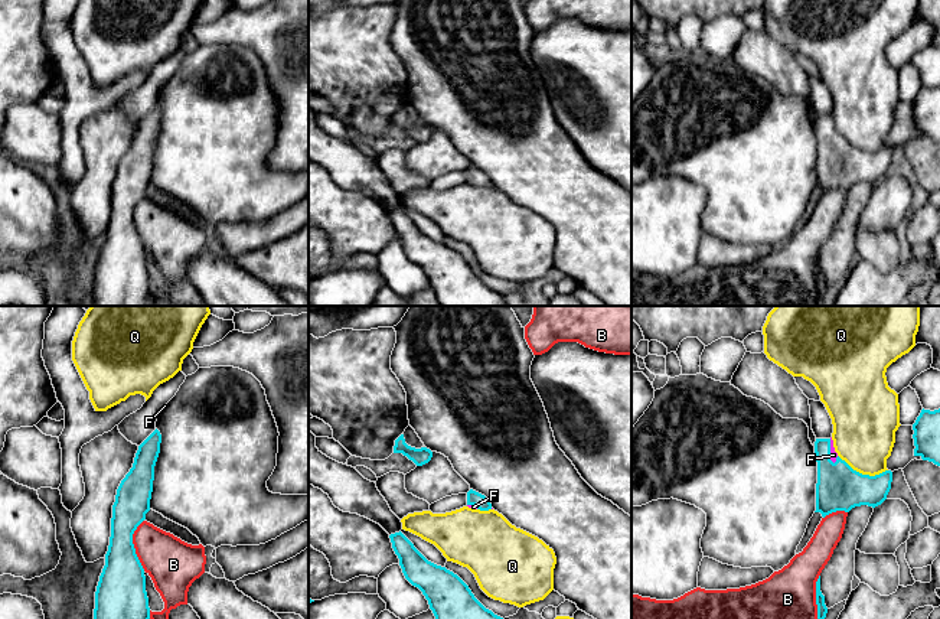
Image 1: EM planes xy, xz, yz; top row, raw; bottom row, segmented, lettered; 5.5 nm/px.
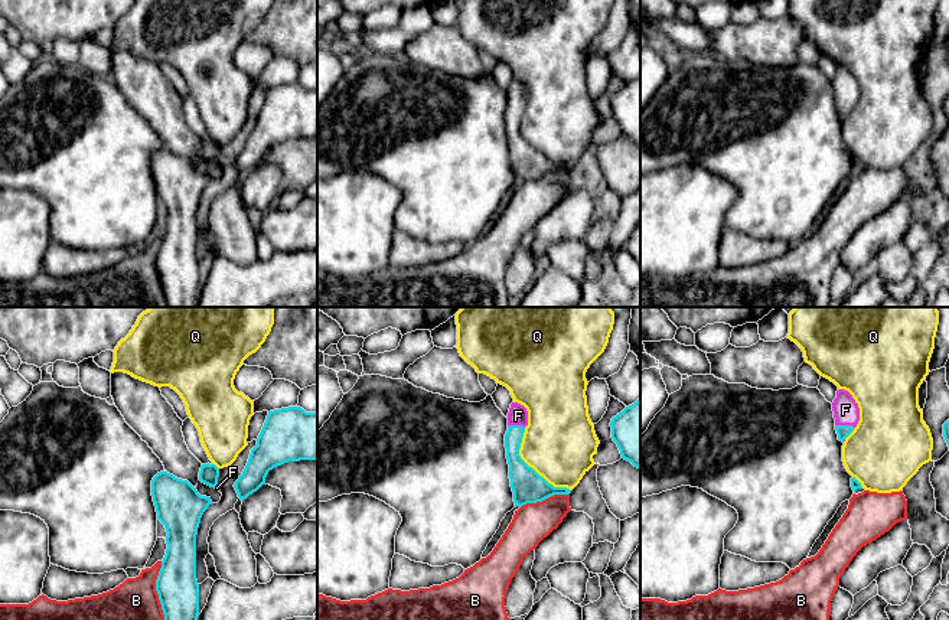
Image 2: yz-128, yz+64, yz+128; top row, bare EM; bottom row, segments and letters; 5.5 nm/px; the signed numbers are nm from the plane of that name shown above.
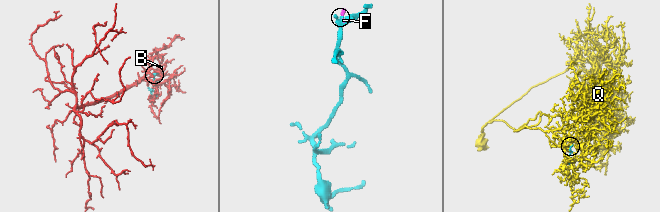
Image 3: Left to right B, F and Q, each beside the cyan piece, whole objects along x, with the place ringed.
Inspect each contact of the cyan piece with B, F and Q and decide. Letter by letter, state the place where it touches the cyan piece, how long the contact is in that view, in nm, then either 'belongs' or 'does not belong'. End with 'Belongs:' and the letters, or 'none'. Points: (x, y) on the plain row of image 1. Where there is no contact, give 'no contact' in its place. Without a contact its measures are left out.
B: contact yz (816, 279); length 300 nm; does not belong
F: contact yz (829, 129); length 150 nm; belongs
Q: contact yz (861, 150); length 300 nm; does not belong
Belongs: F

